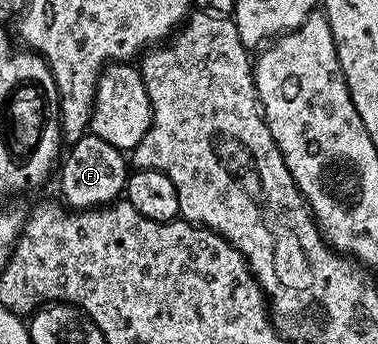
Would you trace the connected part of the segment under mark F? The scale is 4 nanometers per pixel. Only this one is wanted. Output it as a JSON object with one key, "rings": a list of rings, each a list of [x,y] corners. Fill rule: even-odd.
{"rings":[[[90,131],[81,139],[70,142],[69,148],[71,150],[68,153],[66,150],[58,170],[59,193],[63,196],[62,204],[68,210],[98,209],[124,196],[129,176],[129,161],[124,150],[113,147],[113,143],[105,143],[105,139]]]}

